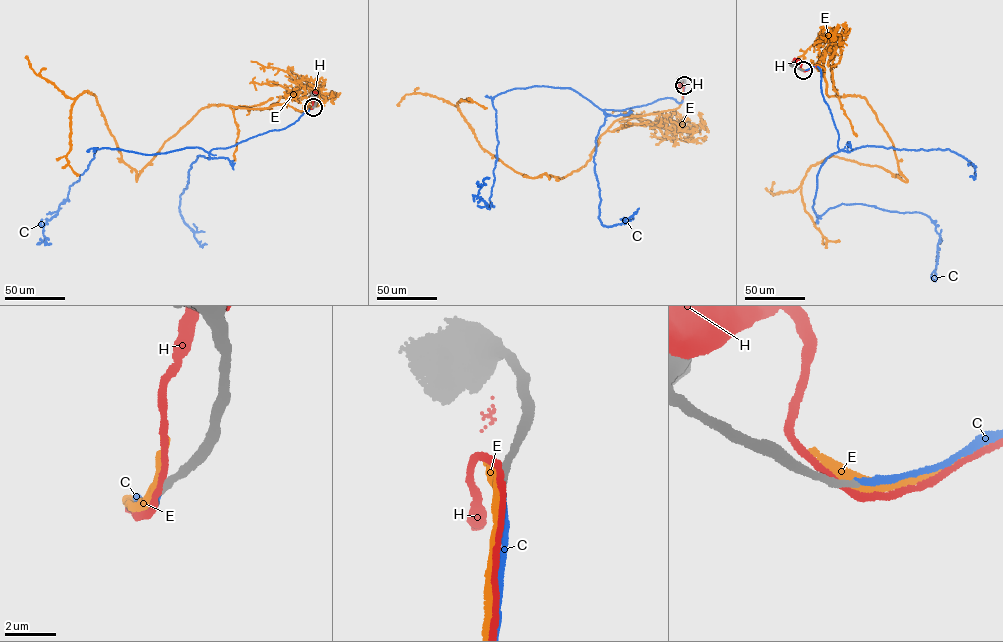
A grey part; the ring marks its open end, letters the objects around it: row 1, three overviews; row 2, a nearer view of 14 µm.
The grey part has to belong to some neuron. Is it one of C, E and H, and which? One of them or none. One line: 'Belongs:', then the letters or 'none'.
Belongs: C

